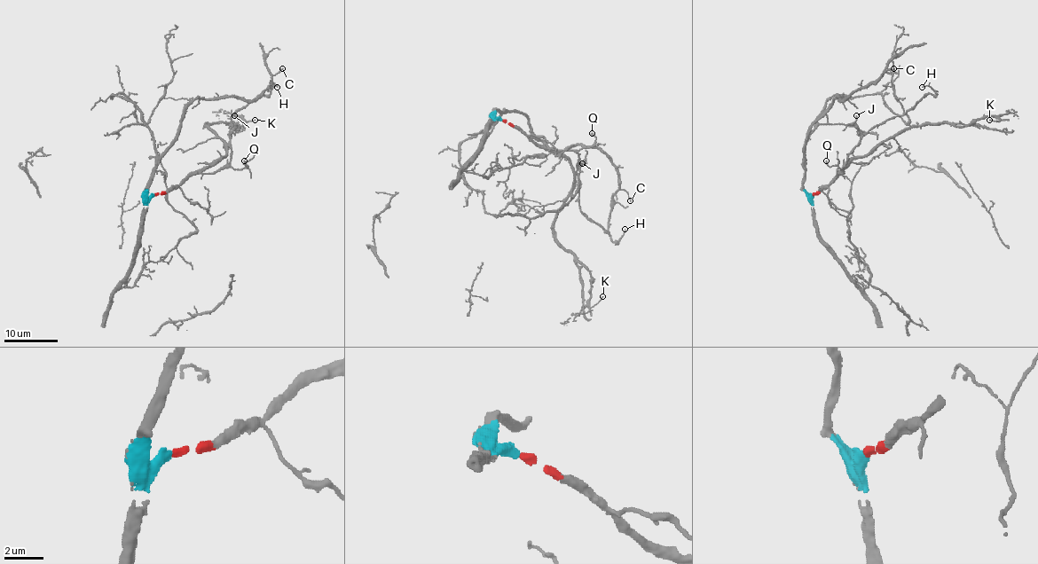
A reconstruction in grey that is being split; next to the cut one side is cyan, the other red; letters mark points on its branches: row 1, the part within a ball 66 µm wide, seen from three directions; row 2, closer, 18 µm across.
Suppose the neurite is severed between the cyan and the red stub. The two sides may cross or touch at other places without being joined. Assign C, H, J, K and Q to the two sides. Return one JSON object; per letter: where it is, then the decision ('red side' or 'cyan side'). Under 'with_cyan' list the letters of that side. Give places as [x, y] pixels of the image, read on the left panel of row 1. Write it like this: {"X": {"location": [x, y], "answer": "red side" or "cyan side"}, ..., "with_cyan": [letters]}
{"C": {"location": [282, 68], "answer": "cyan side"}, "H": {"location": [277, 87], "answer": "red side"}, "J": {"location": [234, 115], "answer": "red side"}, "K": {"location": [255, 120], "answer": "red side"}, "Q": {"location": [244, 160], "answer": "red side"}, "with_cyan": ["C"]}

